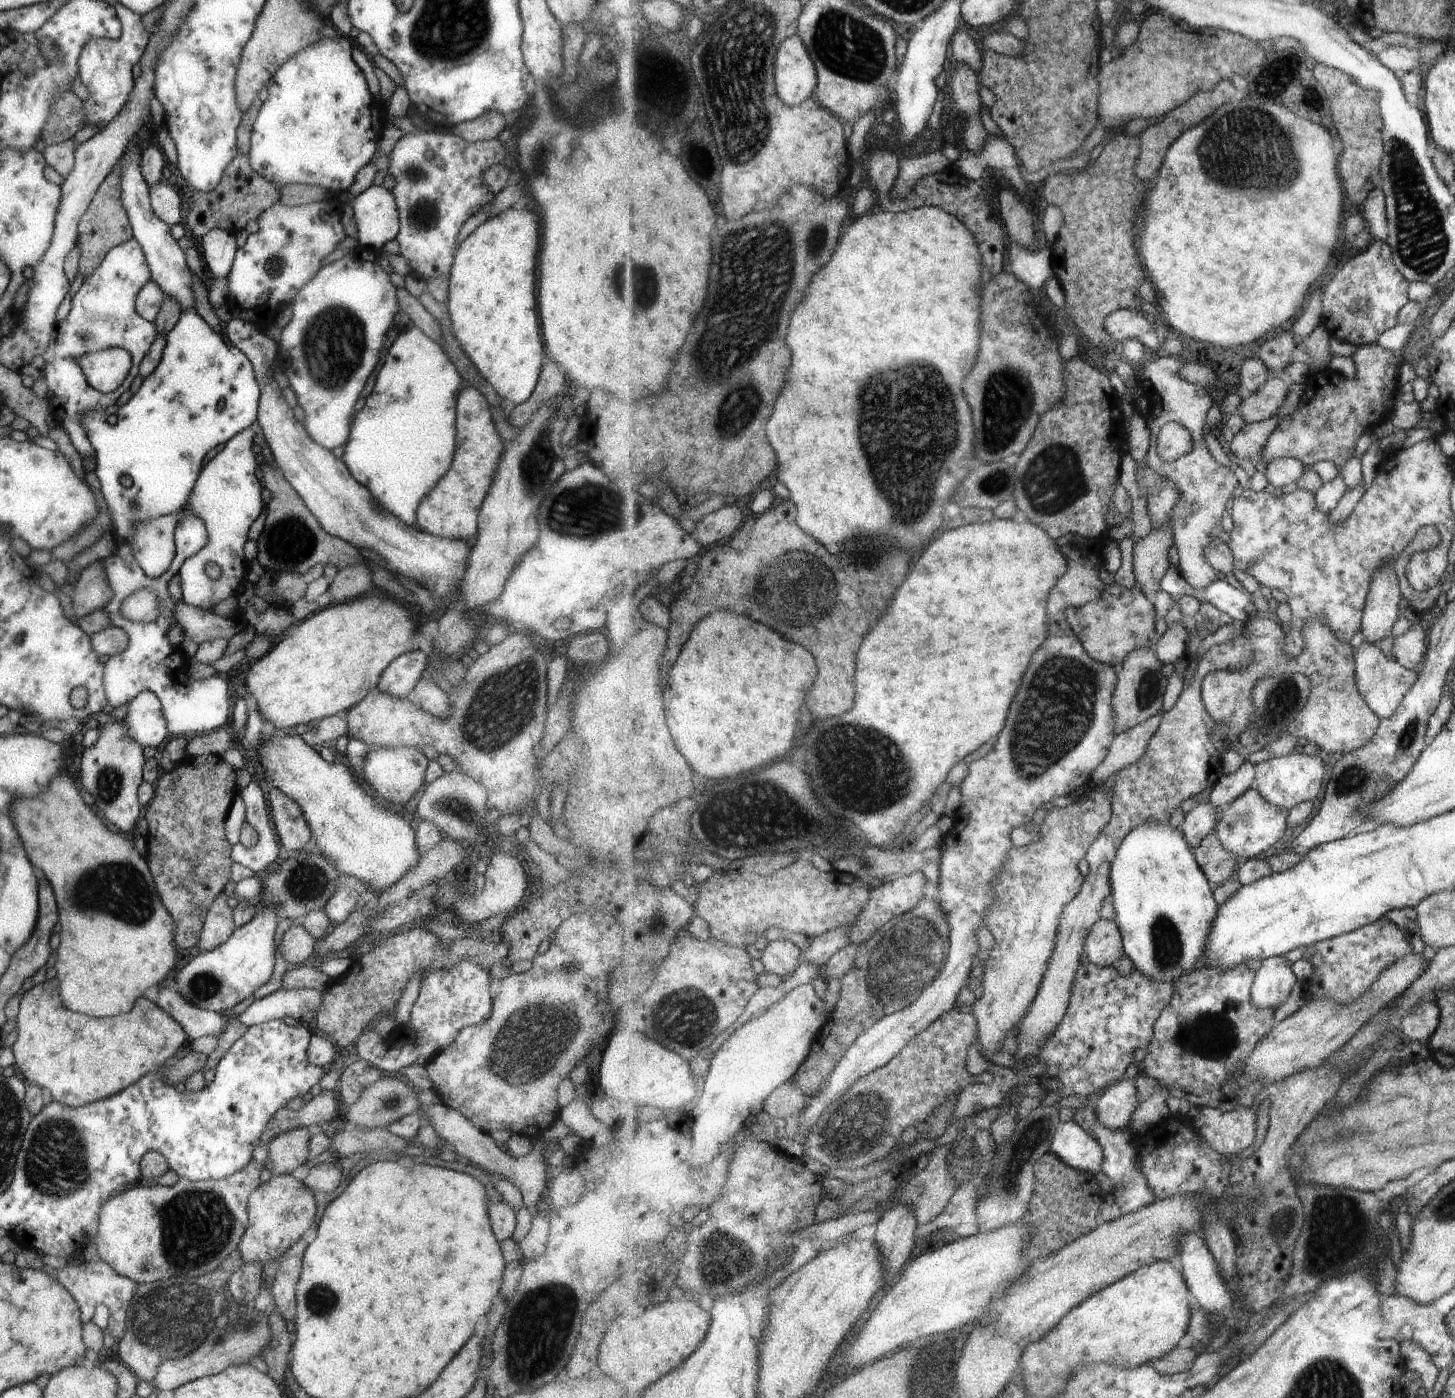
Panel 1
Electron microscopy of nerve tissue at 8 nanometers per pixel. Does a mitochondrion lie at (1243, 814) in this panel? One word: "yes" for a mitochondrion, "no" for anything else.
yes

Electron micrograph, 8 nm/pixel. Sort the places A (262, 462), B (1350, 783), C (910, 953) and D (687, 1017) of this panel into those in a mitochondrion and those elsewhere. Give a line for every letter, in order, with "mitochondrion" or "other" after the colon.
A: other
B: mitochondrion
C: mitochondrion
D: mitochondrion

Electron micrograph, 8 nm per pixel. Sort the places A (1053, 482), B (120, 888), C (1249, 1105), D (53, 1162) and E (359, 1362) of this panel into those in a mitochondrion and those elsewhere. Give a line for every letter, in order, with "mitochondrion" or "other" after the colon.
A: mitochondrion
B: mitochondrion
C: other
D: mitochondrion
E: other

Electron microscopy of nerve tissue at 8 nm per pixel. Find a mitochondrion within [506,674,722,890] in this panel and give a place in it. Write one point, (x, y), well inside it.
(653, 767)

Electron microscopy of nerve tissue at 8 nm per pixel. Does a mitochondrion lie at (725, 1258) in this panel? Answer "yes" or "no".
yes

